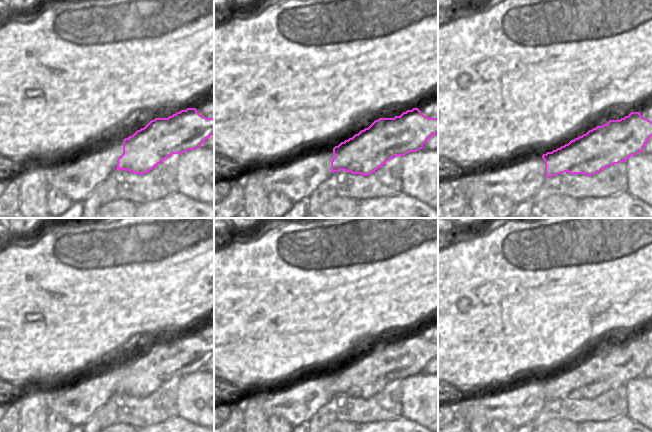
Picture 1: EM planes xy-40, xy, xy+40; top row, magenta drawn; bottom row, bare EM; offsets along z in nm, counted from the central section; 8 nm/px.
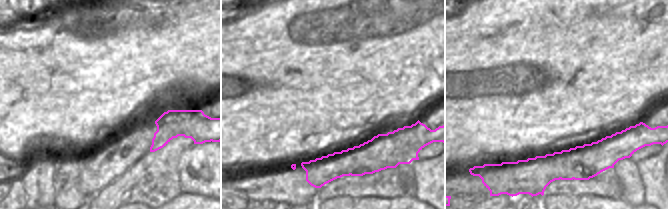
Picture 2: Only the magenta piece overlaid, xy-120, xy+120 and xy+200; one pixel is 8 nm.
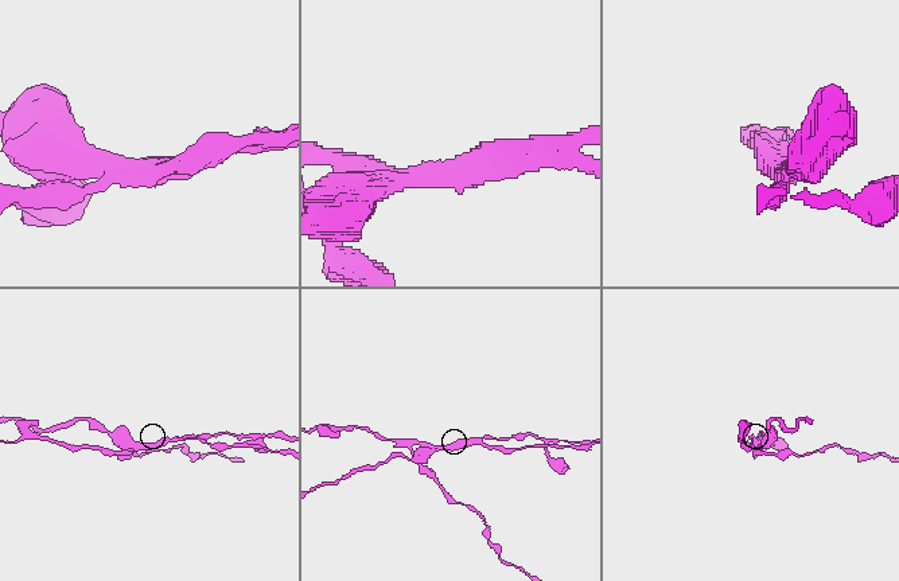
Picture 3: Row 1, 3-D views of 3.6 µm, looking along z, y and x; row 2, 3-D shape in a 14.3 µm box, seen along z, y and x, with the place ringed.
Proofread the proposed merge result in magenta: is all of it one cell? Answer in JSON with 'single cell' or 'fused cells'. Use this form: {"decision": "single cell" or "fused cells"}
{"decision": "fused cells"}

